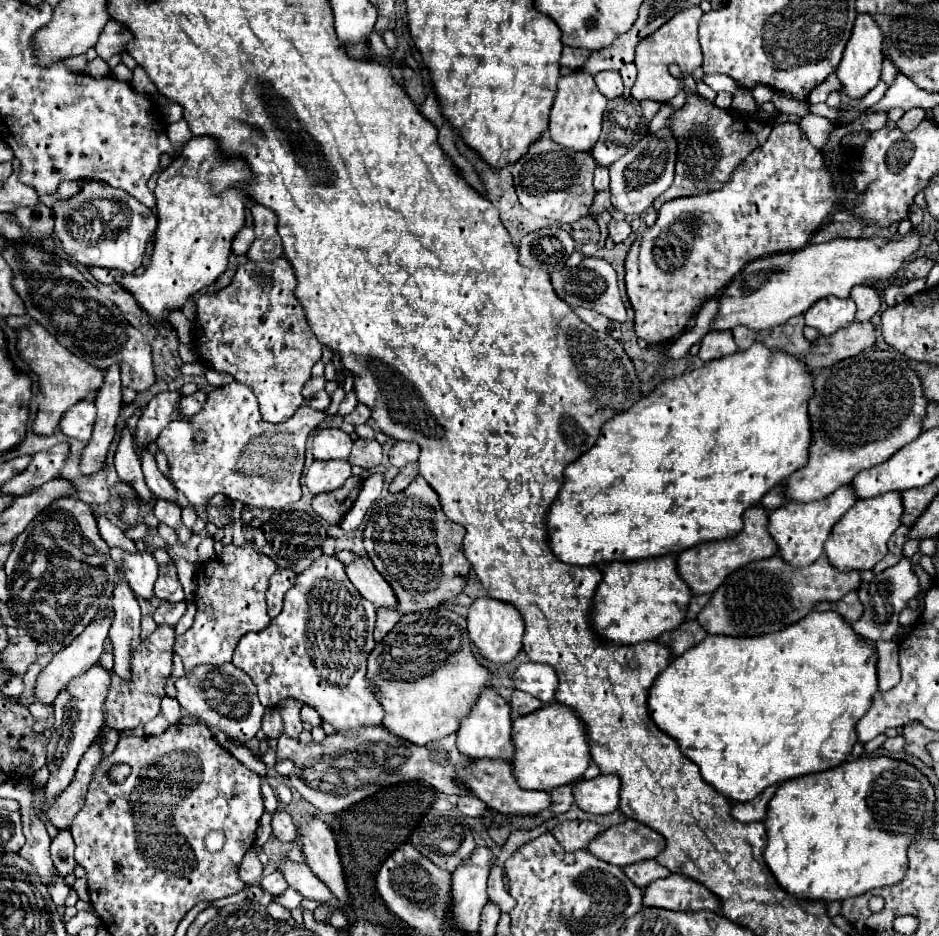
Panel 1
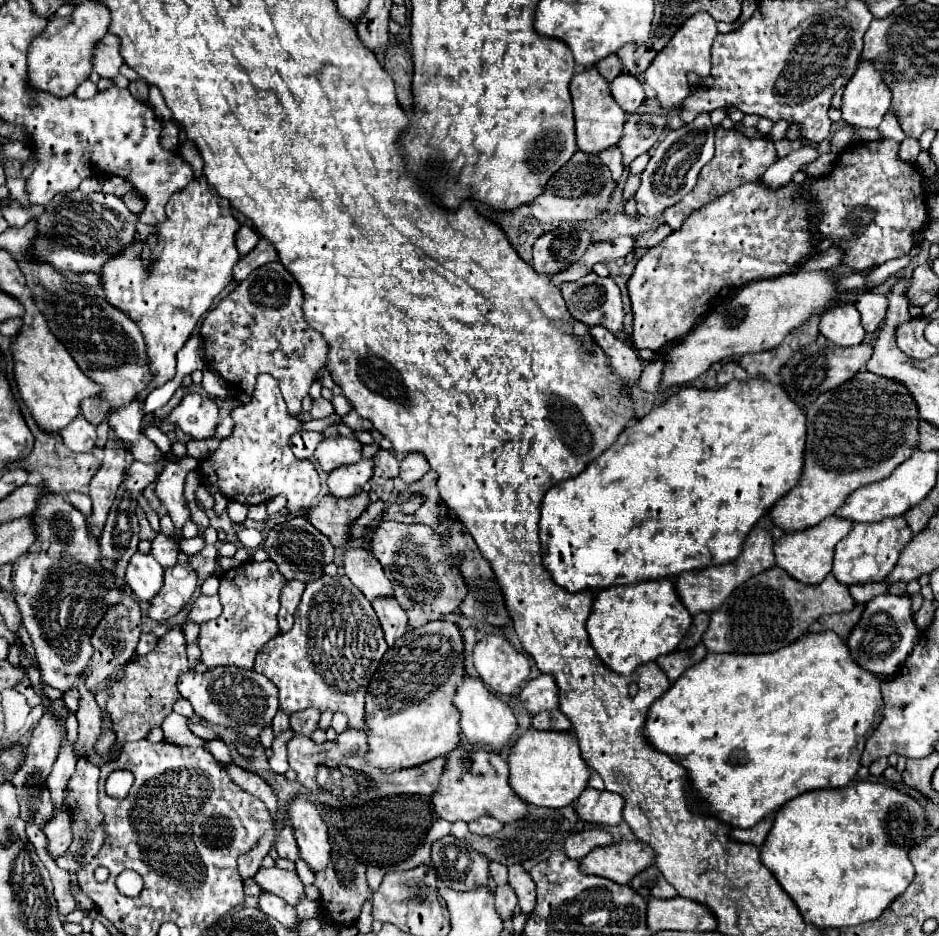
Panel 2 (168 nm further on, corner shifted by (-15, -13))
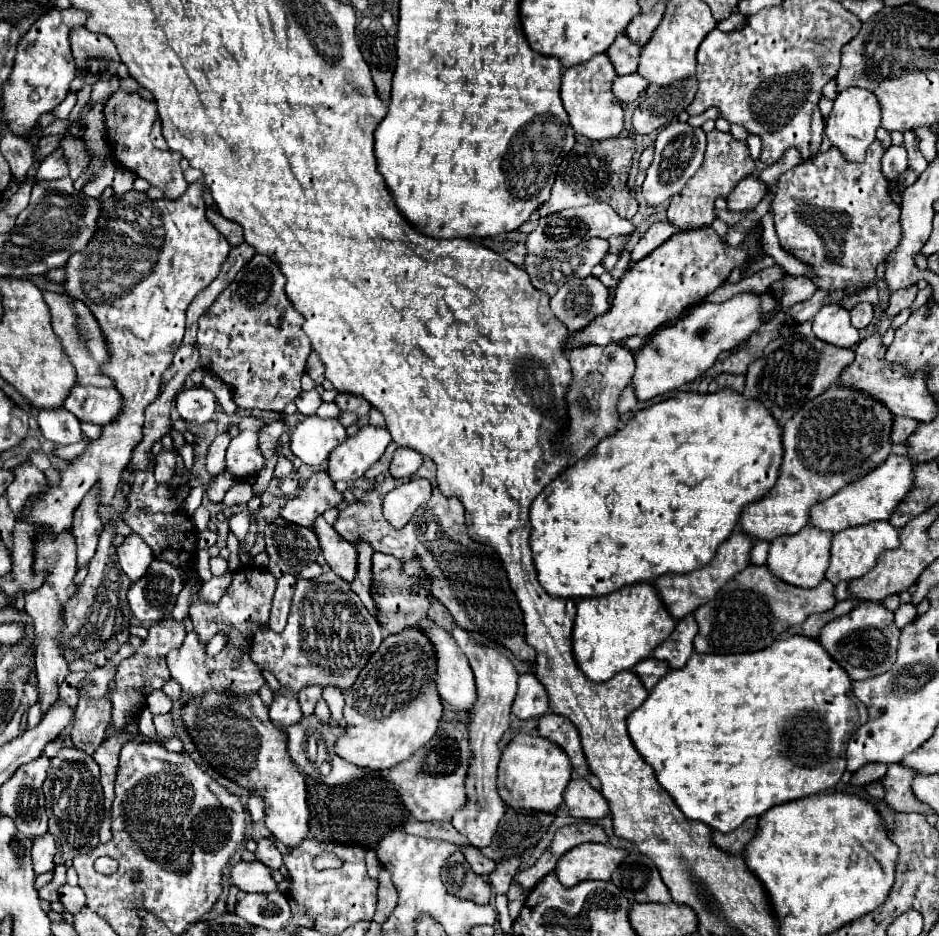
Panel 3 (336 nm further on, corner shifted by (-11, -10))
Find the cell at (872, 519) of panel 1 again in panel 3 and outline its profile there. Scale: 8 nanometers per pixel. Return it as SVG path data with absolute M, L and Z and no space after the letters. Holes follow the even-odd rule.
M879 521L879 523L869 523L867 527L851 527L851 531L841 531L833 535L831 543L831 563L825 573L825 579L829 579L833 585L839 581L851 581L859 579L861 575L869 573L879 555L887 549L895 549L899 545L899 531L889 525L889 521Z

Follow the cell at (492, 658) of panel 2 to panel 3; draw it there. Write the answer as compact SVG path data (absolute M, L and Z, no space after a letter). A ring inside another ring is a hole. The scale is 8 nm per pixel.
M459 625L451 629L457 645L467 655L469 665L475 673L475 687L477 687L477 699L471 705L471 711L467 711L467 731L469 731L469 743L471 743L471 761L467 769L467 803L463 809L459 809L451 825L469 839L469 843L477 849L483 849L491 845L493 835L497 833L499 821L505 815L505 805L499 799L497 791L497 763L499 763L499 739L509 729L509 715L511 715L511 703L515 699L517 691L517 671L513 663L501 655L499 651L491 647L483 647L475 643L467 631L463 631Z

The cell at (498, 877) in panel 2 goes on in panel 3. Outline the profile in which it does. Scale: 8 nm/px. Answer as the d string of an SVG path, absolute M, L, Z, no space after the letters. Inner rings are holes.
M461 847L461 853L465 855L465 859L467 859L467 863L471 865L471 869L475 871L475 873L479 873L479 875L489 875L493 869L495 869L495 861L491 861L491 859L487 859L481 851L477 851L475 847Z

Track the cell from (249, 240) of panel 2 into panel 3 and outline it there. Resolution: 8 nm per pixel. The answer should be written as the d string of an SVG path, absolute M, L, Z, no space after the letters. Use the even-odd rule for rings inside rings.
M207 207L207 219L211 219L211 225L221 233L225 235L225 239L231 243L231 245L241 245L243 243L243 229L235 223L235 221L229 221L229 219L223 219L217 209L213 207Z

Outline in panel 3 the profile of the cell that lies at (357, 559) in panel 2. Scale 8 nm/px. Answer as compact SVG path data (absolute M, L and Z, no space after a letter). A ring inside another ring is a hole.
M321 515L313 523L313 531L319 539L319 547L323 551L325 563L331 567L335 575L339 575L343 581L353 581L357 571L357 551L353 543L345 541L333 525L329 525Z

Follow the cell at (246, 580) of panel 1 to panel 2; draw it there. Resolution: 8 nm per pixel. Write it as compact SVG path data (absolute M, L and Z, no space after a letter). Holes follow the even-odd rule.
M247 560L237 568L221 574L219 600L223 612L219 618L205 622L199 632L199 648L201 662L207 668L215 666L237 666L245 670L253 670L253 662L263 644L275 638L281 630L277 626L279 598L281 590L287 584L275 562L253 562Z

